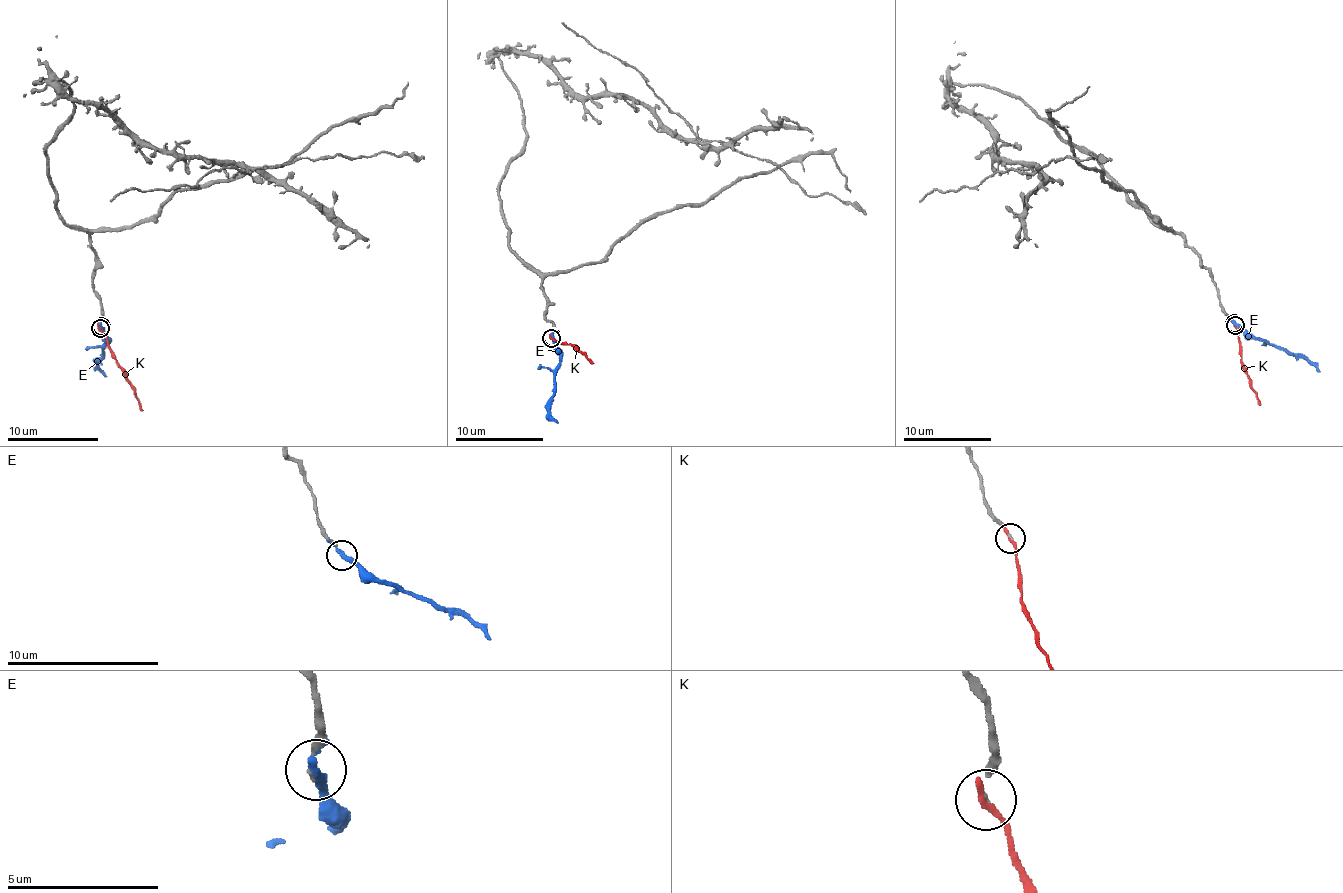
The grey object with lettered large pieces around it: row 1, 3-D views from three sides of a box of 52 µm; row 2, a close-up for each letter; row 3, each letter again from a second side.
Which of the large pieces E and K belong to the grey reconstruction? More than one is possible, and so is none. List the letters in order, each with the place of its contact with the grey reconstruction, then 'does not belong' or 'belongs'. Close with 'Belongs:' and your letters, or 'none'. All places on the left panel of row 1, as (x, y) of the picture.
E: contact (101, 326); belongs
K: contact (100, 328); does not belong
Belongs: E

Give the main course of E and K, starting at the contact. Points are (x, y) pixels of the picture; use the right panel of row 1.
E: (1234, 323), (1256, 339), (1305, 356), (1320, 372)
K: (1234, 326), (1239, 332), (1241, 363), (1261, 405)

